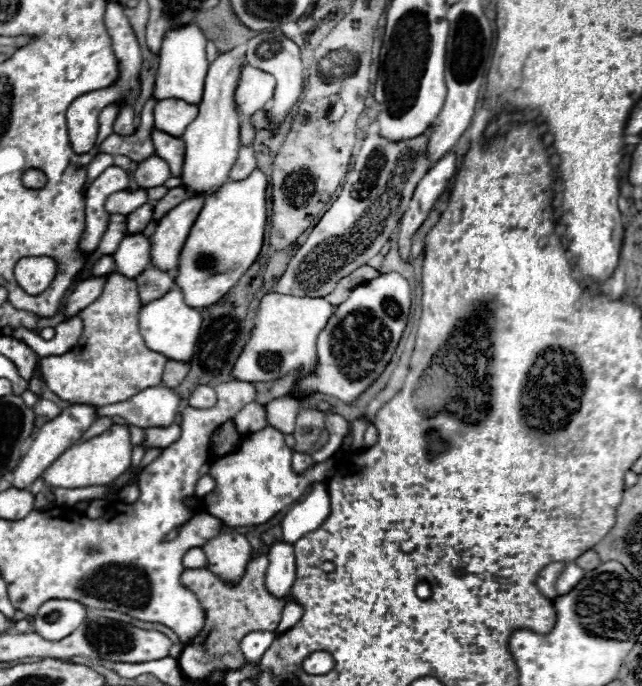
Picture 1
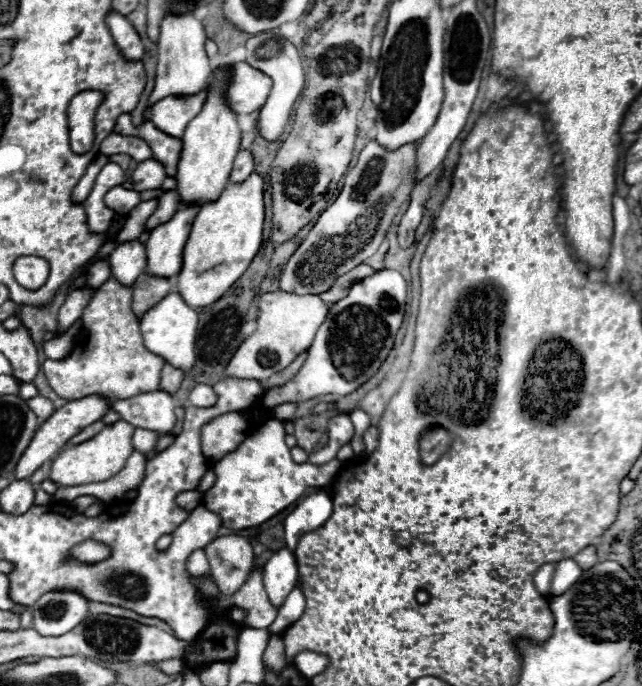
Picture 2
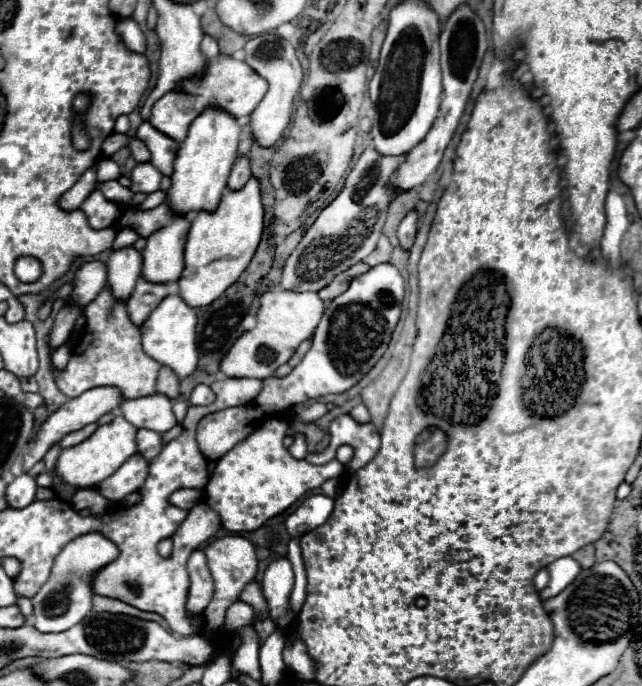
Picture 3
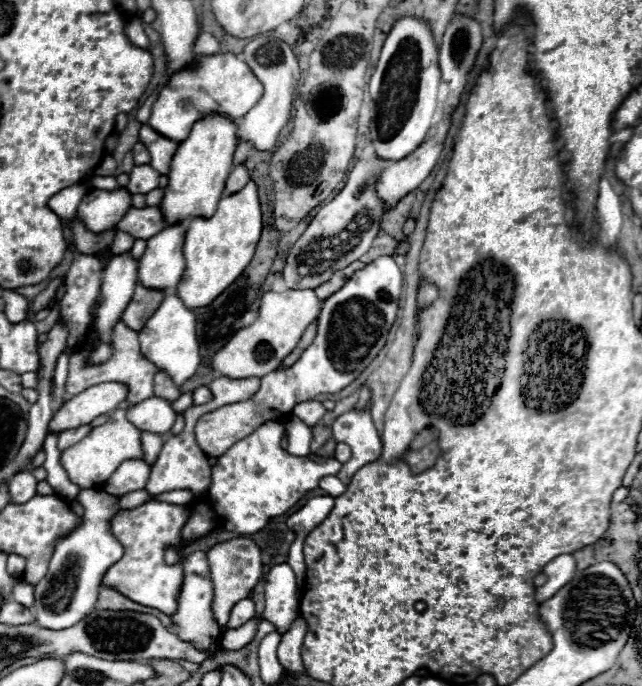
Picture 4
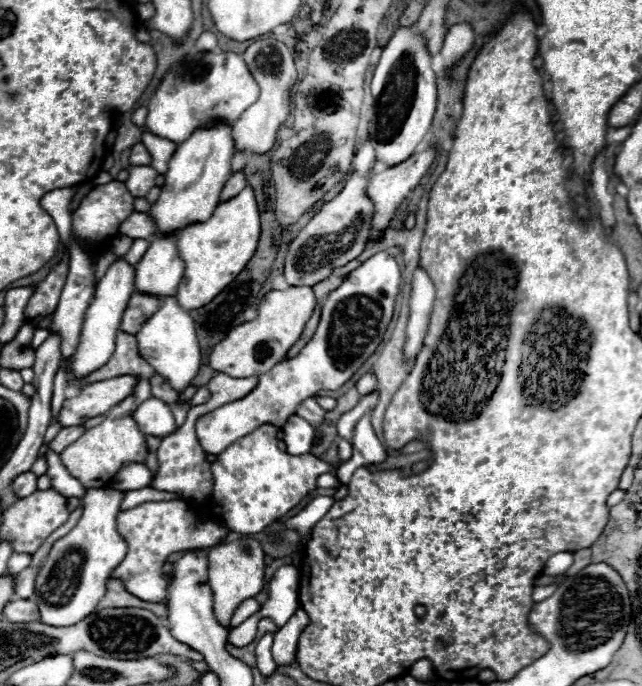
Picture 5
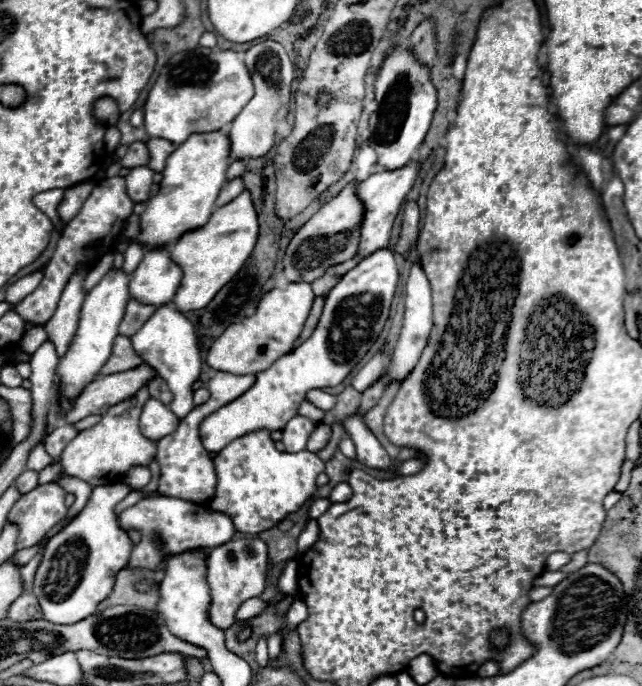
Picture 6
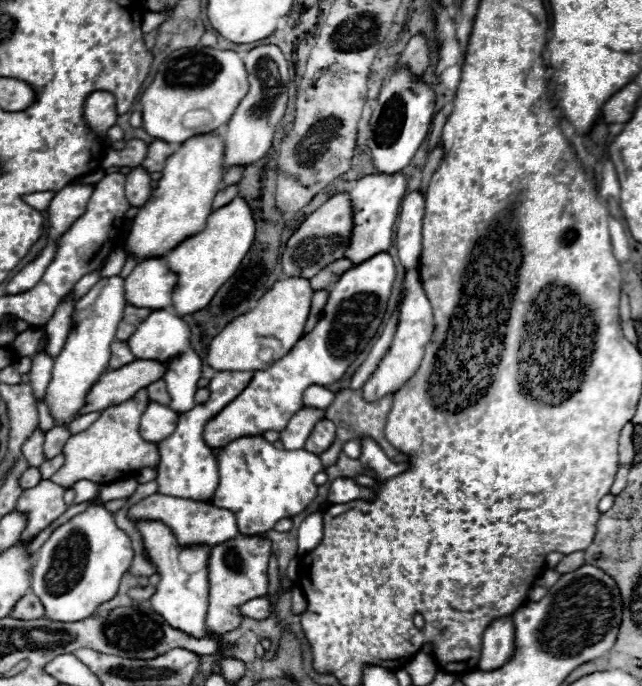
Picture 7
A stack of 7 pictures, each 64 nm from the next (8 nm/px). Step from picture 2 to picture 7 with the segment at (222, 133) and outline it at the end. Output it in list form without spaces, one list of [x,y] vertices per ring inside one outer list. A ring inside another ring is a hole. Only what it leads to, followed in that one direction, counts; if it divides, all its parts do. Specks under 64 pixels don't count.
[[[200,134],[188,138],[164,166],[158,188],[152,192],[148,204],[140,206],[138,216],[134,218],[132,230],[128,234],[126,252],[132,252],[140,262],[148,256],[164,256],[174,248],[184,236],[200,232],[212,214],[212,200],[220,190],[218,184],[224,174],[224,140],[214,134]]]

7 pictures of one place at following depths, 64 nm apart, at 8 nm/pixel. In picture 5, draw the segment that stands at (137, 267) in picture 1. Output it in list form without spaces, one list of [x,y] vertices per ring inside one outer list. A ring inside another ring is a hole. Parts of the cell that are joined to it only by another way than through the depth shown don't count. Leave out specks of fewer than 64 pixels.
[[[118,258],[116,262],[110,264],[106,274],[96,284],[92,304],[86,312],[80,344],[78,344],[76,354],[70,358],[68,372],[74,372],[78,378],[82,378],[88,372],[104,366],[112,358],[114,338],[116,338],[116,332],[120,328],[120,320],[122,320],[122,314],[124,314],[124,308],[128,306],[128,300],[130,300],[132,292],[134,292],[134,268],[124,258]]]

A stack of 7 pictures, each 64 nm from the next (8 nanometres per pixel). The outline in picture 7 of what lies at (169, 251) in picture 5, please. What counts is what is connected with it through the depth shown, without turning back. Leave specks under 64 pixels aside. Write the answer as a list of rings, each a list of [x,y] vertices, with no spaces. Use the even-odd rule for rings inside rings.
[[[146,258],[138,262],[132,274],[124,280],[128,304],[150,310],[170,306],[174,286],[176,274],[164,264],[164,258]]]

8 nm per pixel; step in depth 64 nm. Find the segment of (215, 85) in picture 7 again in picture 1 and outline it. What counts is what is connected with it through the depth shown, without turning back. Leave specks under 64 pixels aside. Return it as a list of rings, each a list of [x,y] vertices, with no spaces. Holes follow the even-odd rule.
[[[244,66],[242,68],[242,74],[240,74],[240,84],[236,88],[236,106],[238,106],[238,112],[240,114],[246,114],[246,116],[252,116],[256,110],[262,110],[274,96],[274,76],[268,74],[268,72],[262,72],[258,68],[252,68],[252,66]],[[174,98],[158,100],[154,108],[154,126],[170,136],[180,138],[188,128],[188,124],[196,118],[196,112],[198,106],[188,106],[182,100]]]

